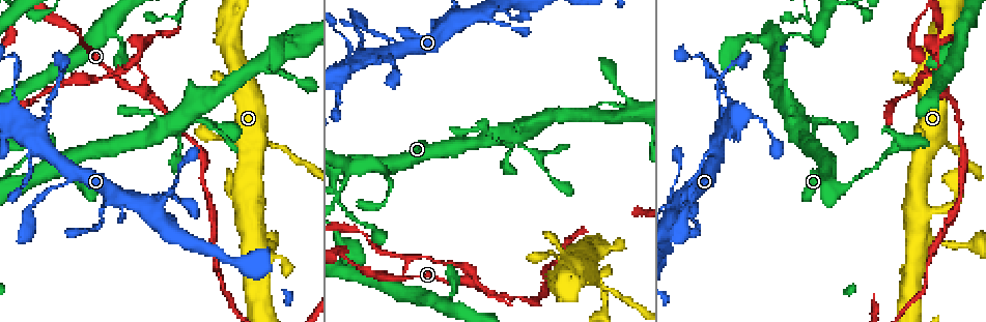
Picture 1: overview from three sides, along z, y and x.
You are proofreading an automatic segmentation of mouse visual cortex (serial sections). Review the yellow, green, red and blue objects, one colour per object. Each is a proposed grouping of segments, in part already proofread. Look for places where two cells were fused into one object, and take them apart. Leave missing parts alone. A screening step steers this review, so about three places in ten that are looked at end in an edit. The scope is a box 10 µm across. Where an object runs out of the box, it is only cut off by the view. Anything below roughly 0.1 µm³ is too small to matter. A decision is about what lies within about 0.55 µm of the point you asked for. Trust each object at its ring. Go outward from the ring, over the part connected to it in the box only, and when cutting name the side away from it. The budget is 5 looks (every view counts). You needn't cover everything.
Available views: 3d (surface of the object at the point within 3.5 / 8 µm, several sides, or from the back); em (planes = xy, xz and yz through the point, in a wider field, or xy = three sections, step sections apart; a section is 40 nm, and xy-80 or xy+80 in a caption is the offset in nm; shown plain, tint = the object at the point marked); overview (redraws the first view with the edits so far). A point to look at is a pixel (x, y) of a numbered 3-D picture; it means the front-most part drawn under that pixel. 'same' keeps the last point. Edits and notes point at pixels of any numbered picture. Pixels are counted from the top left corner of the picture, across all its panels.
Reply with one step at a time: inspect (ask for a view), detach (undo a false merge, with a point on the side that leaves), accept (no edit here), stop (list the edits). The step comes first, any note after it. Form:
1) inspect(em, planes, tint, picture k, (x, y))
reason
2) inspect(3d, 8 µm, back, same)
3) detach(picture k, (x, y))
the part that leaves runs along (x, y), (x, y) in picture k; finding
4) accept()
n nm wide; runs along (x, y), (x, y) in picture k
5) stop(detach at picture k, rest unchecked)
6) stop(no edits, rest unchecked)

inspect(3d, 3.5 µm, picture 1, (716, 141))

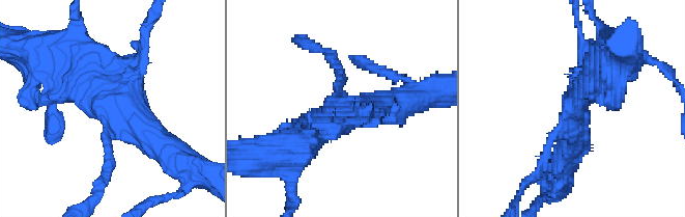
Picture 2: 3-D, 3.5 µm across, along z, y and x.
accept()
all the same cell

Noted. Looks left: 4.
inspect(3d, 8 µm, picture 1, (946, 90))
three arms meet

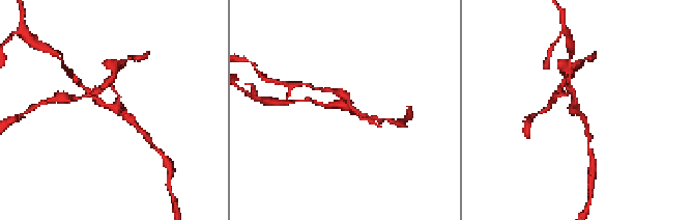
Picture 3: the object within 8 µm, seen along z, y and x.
inspect(em, xy, step 1, tint, same)
3 arms; arms of 100, 150, 200 nm

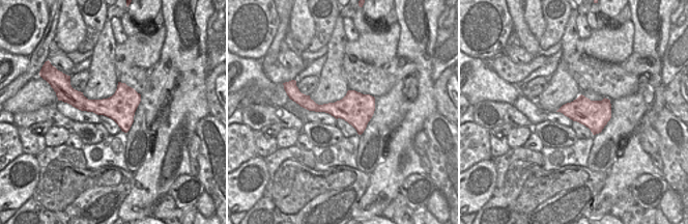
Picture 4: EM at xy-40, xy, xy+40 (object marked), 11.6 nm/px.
accept()
continuous, no second cell

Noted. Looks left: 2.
stop(no edits, rest unchecked)

